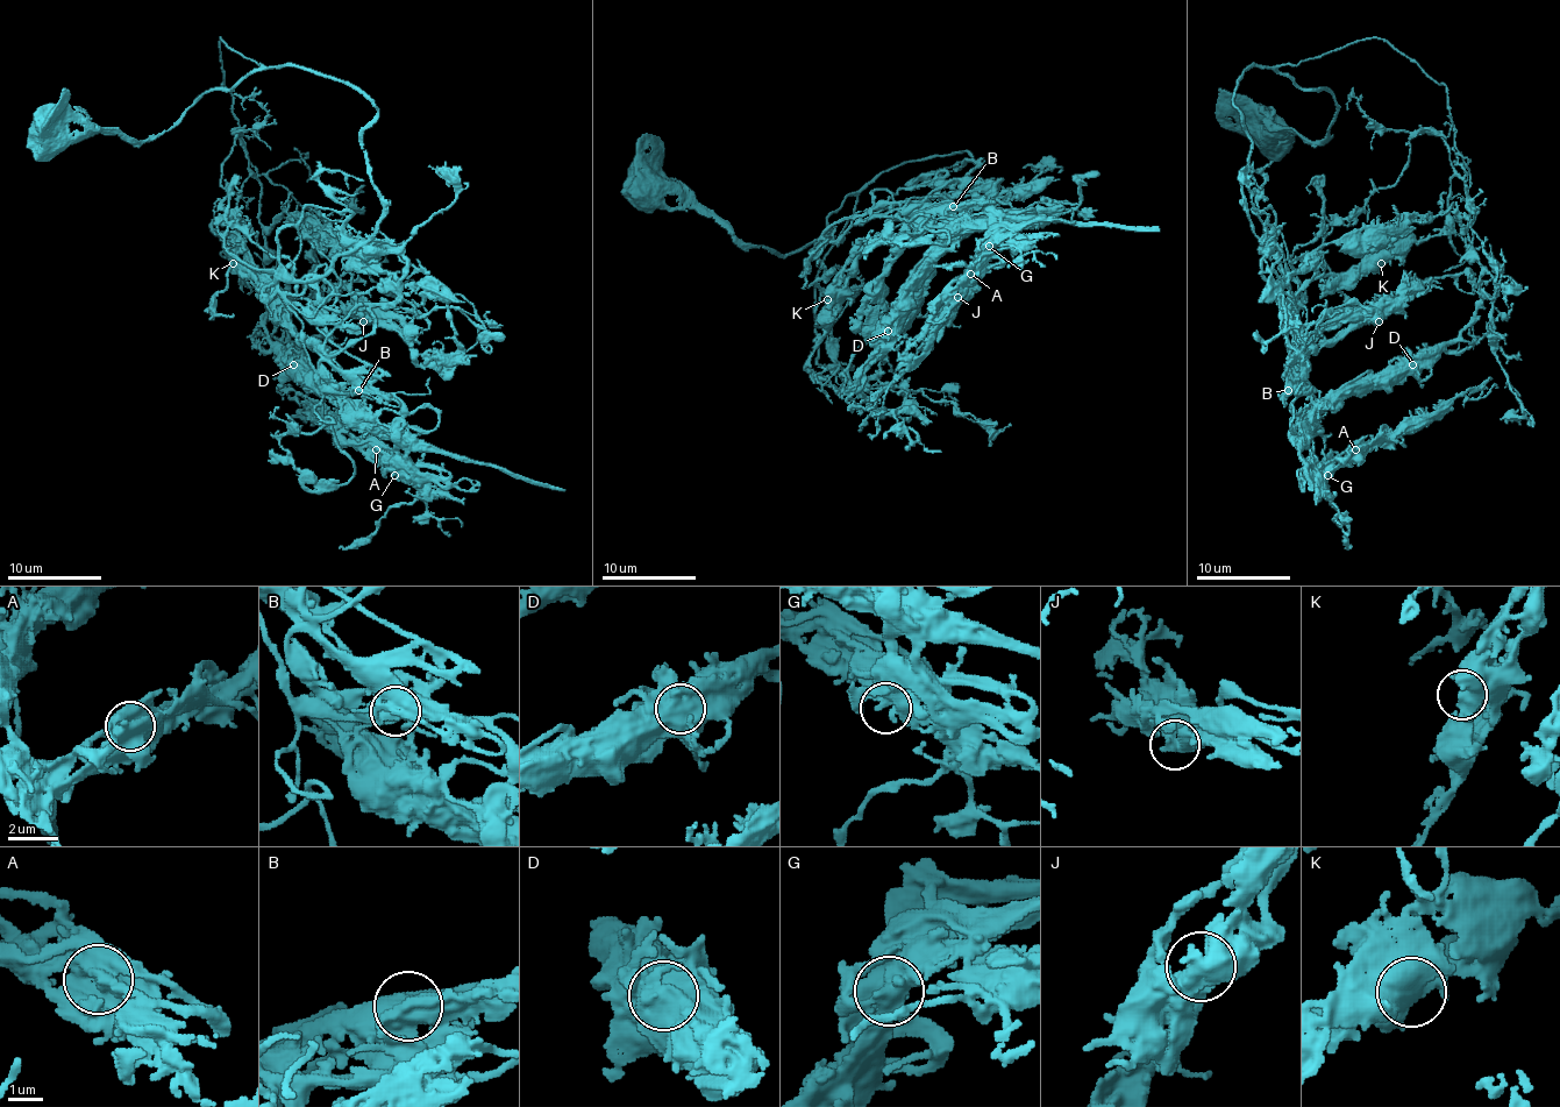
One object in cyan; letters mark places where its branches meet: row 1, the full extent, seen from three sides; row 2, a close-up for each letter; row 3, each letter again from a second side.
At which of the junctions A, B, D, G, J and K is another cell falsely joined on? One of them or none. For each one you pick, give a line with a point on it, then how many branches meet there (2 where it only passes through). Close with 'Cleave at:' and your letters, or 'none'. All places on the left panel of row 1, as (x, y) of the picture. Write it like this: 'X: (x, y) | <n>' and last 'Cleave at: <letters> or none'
D: (293, 364) | 1
Cleave at: D

